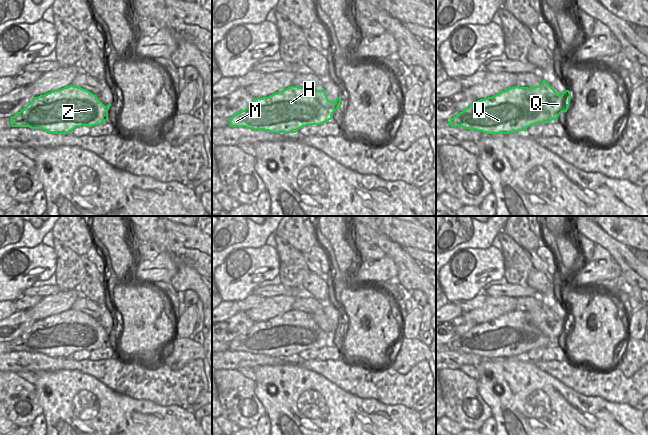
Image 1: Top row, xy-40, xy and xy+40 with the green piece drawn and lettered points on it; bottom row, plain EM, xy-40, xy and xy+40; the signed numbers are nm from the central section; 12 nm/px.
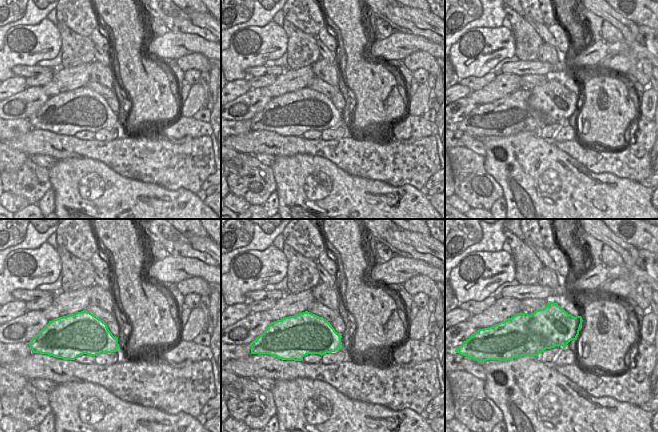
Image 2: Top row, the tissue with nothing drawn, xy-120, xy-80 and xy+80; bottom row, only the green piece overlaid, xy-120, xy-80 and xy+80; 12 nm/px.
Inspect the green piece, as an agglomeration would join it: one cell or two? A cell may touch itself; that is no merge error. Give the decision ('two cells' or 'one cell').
two cells

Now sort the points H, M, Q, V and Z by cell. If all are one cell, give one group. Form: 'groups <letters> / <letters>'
groups H M V Z / Q

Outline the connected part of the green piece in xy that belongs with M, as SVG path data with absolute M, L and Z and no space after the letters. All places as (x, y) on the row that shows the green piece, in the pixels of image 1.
M290 86L268 97L254 99L244 110L229 118L229 126L296 133L304 126L321 125L333 119L329 112L310 90Z

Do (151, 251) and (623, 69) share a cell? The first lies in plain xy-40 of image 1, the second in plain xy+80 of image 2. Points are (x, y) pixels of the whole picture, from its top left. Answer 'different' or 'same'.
same

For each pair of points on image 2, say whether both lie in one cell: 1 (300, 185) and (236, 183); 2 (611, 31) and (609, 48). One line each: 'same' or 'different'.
1: different
2: different

